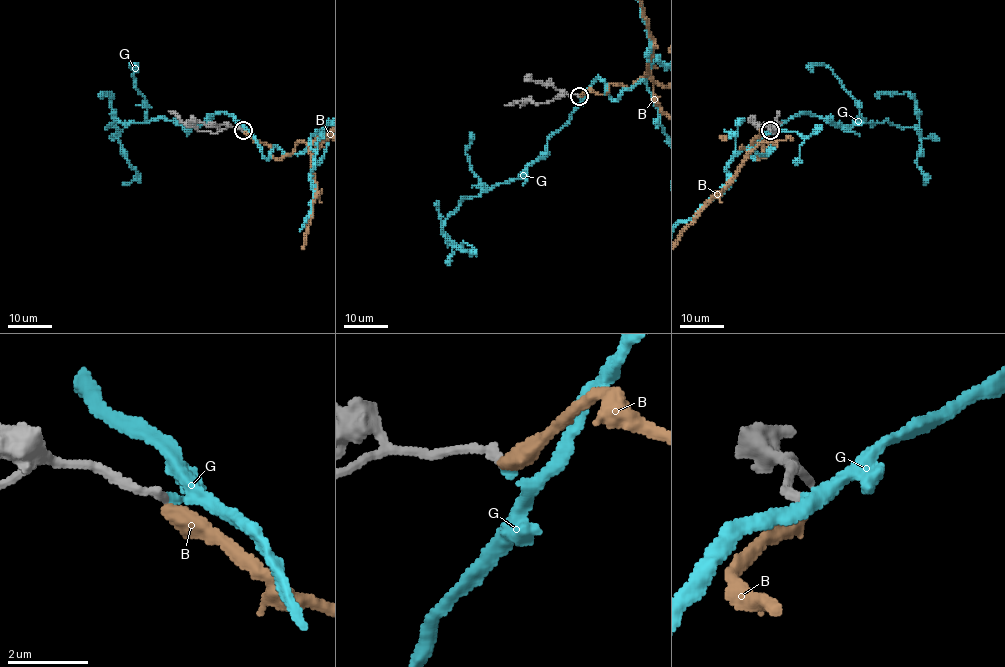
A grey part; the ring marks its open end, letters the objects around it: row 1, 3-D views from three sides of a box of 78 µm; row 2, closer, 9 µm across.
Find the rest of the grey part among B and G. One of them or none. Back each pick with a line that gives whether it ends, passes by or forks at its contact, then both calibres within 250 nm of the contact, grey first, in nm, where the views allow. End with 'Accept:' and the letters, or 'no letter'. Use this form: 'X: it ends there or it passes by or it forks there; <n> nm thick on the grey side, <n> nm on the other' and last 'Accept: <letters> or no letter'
G: it passes by; 200 nm thick on the grey side, 170 nm on the other
Accept: G

